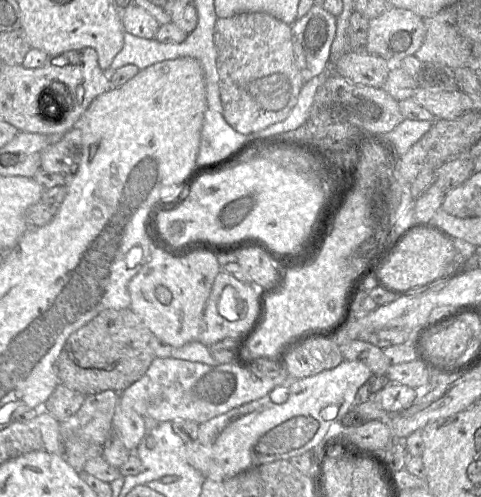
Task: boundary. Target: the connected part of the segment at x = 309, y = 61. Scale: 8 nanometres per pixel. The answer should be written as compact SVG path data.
M314 4L305 16L291 25L293 50L304 82L321 74L330 65L330 50L336 34L336 17Z

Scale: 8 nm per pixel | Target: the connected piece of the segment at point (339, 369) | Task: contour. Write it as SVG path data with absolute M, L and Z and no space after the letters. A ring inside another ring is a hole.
M342 361L337 367L302 379L290 378L290 395L283 404L270 402L232 421L211 445L185 443L184 459L205 478L221 480L253 467L315 450L327 440L355 405L358 389L373 375L361 362Z

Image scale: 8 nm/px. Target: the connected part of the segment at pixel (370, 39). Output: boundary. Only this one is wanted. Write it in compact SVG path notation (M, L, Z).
M390 7L369 21L365 50L388 62L414 55L426 36L424 19L410 10Z

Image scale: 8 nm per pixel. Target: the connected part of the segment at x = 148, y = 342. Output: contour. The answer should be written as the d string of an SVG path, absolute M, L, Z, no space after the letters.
M131 308L101 311L66 340L56 362L59 383L85 396L106 390L122 392L139 380L156 358L152 336Z

